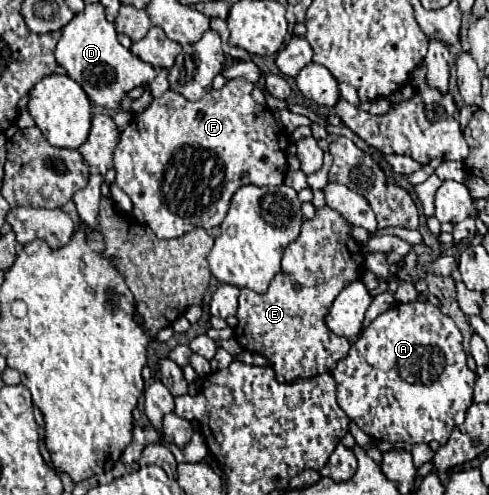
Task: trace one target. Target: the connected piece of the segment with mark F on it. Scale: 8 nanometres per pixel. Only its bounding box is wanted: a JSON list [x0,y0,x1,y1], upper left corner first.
[113,78,289,238]

